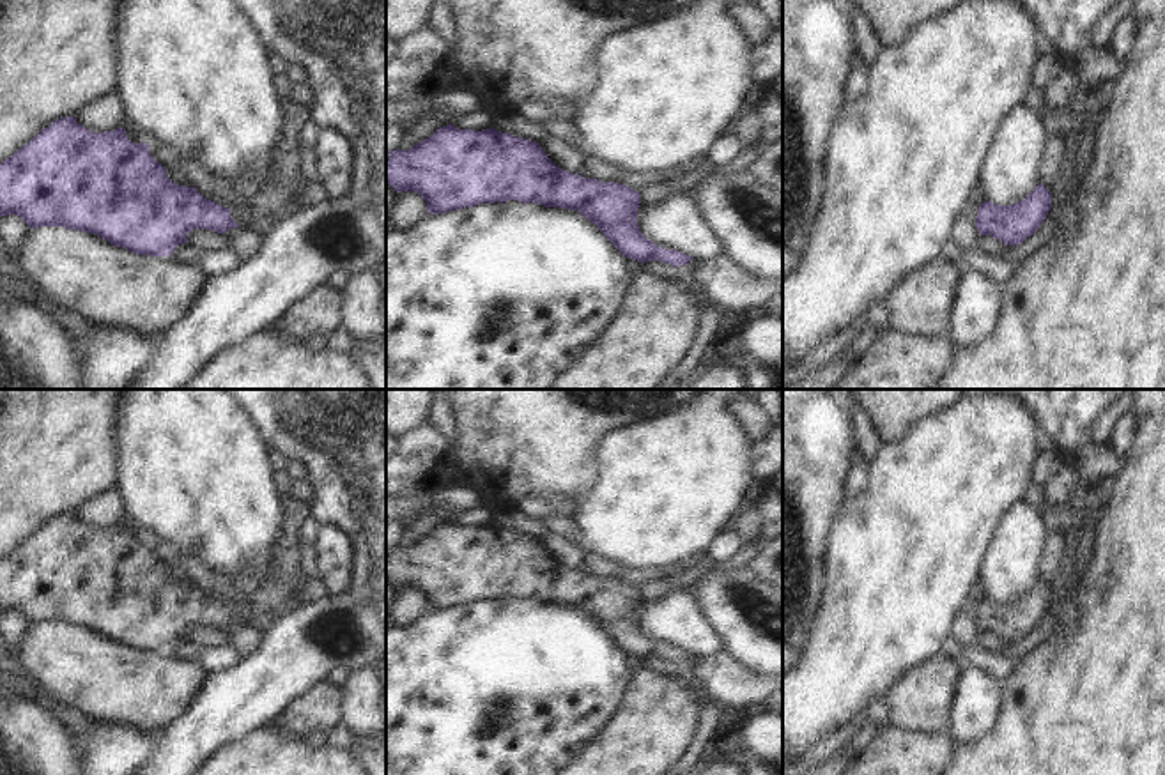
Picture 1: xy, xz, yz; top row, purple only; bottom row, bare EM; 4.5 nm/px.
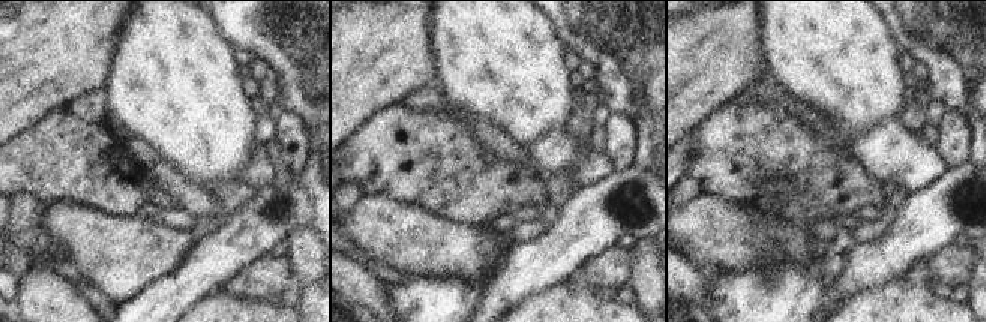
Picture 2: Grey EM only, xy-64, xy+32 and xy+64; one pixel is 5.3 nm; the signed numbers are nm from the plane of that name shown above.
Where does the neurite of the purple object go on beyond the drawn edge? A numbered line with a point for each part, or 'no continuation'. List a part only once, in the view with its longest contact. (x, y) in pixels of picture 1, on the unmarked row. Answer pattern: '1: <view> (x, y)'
no continuation

